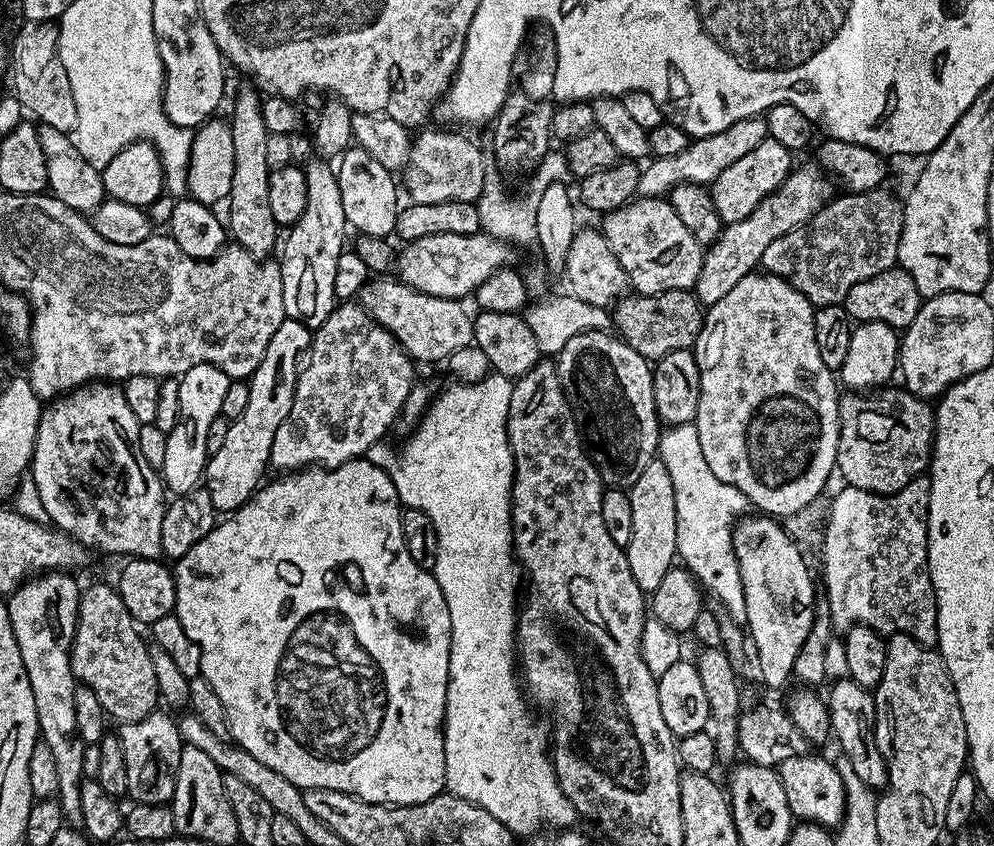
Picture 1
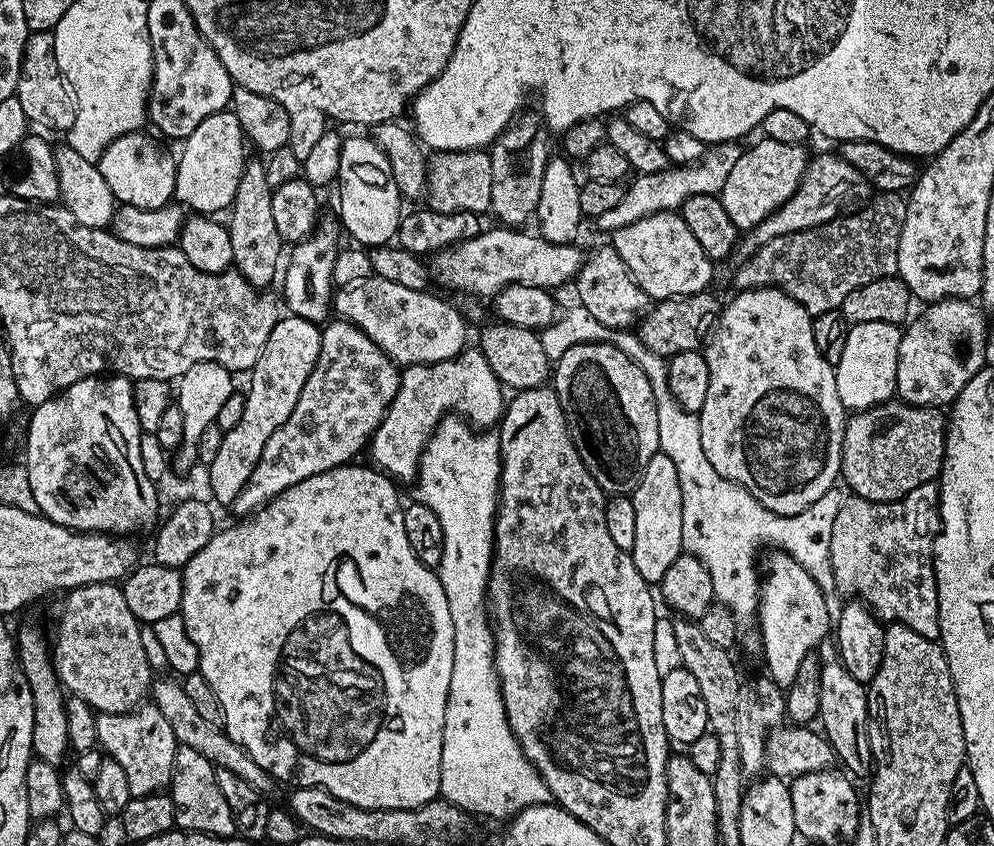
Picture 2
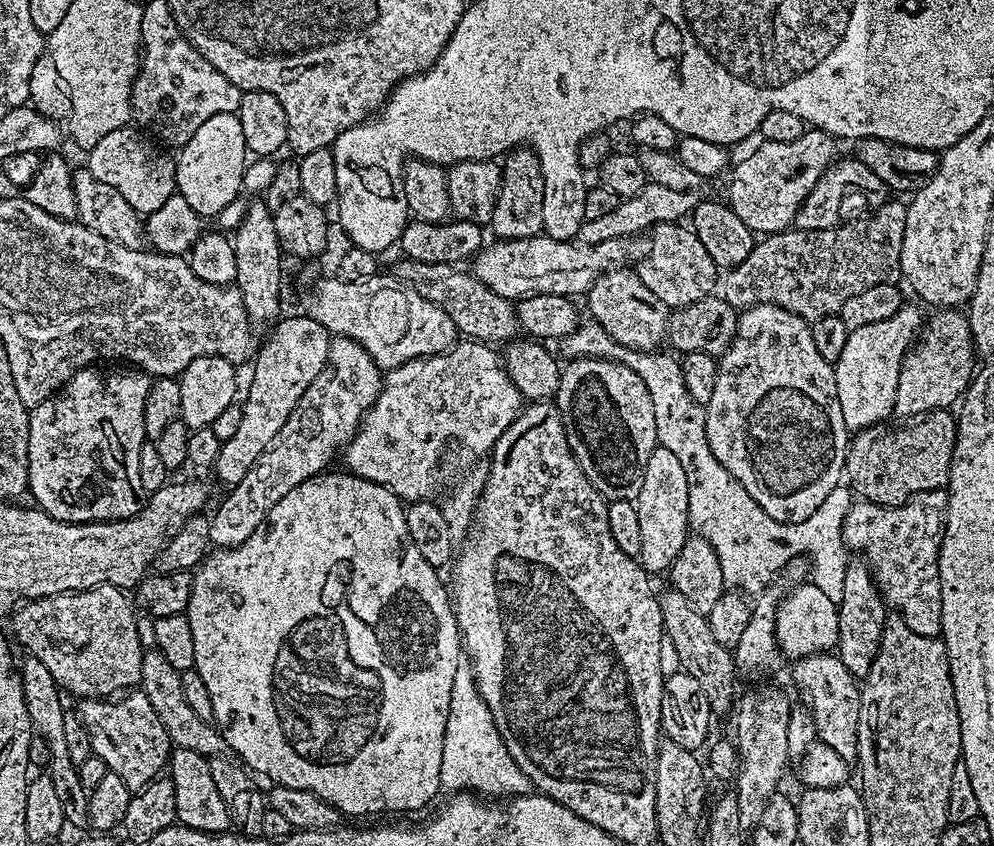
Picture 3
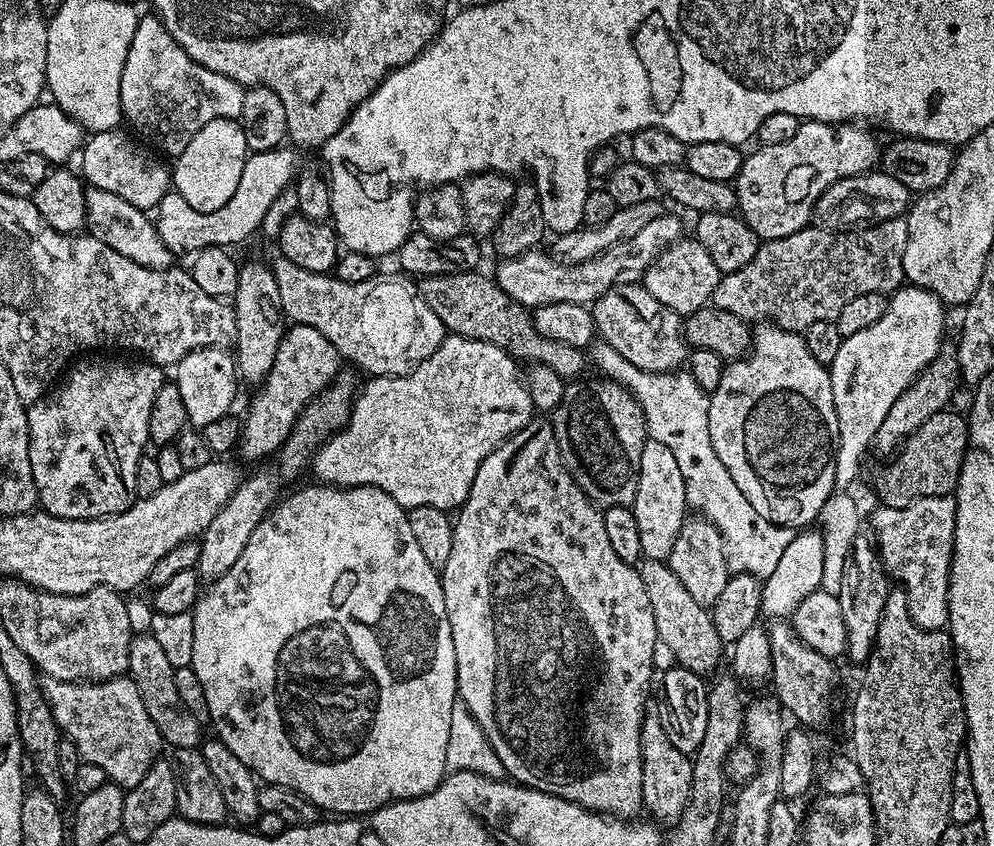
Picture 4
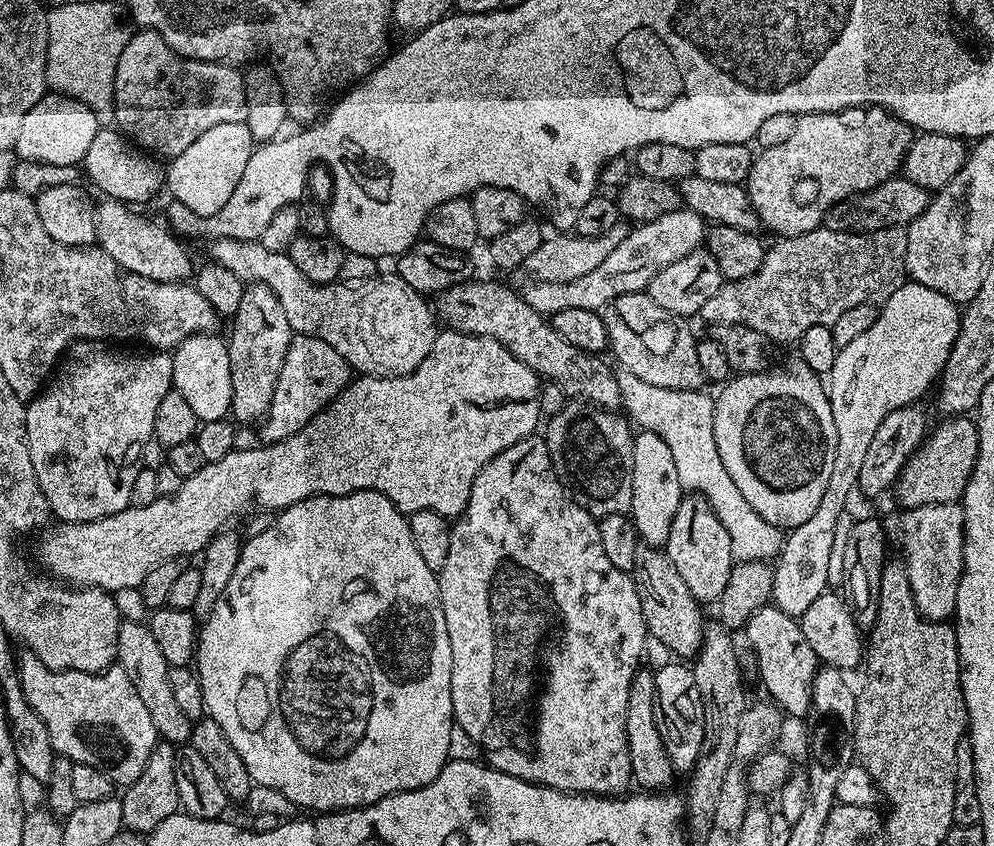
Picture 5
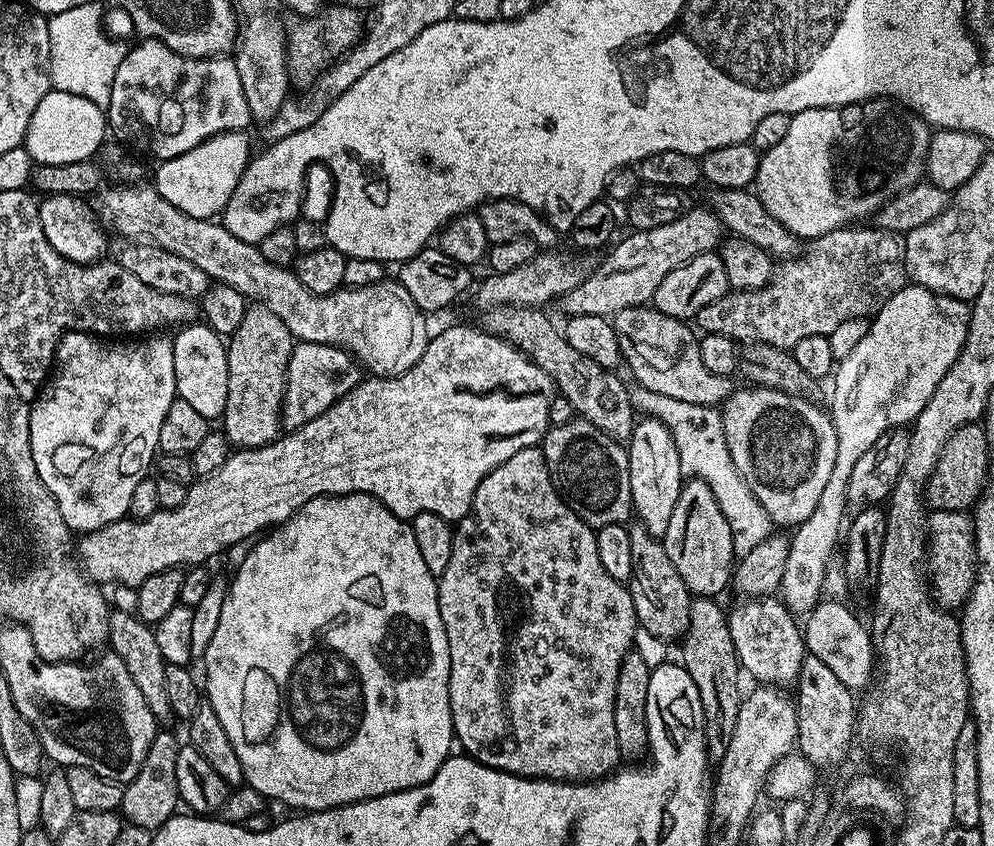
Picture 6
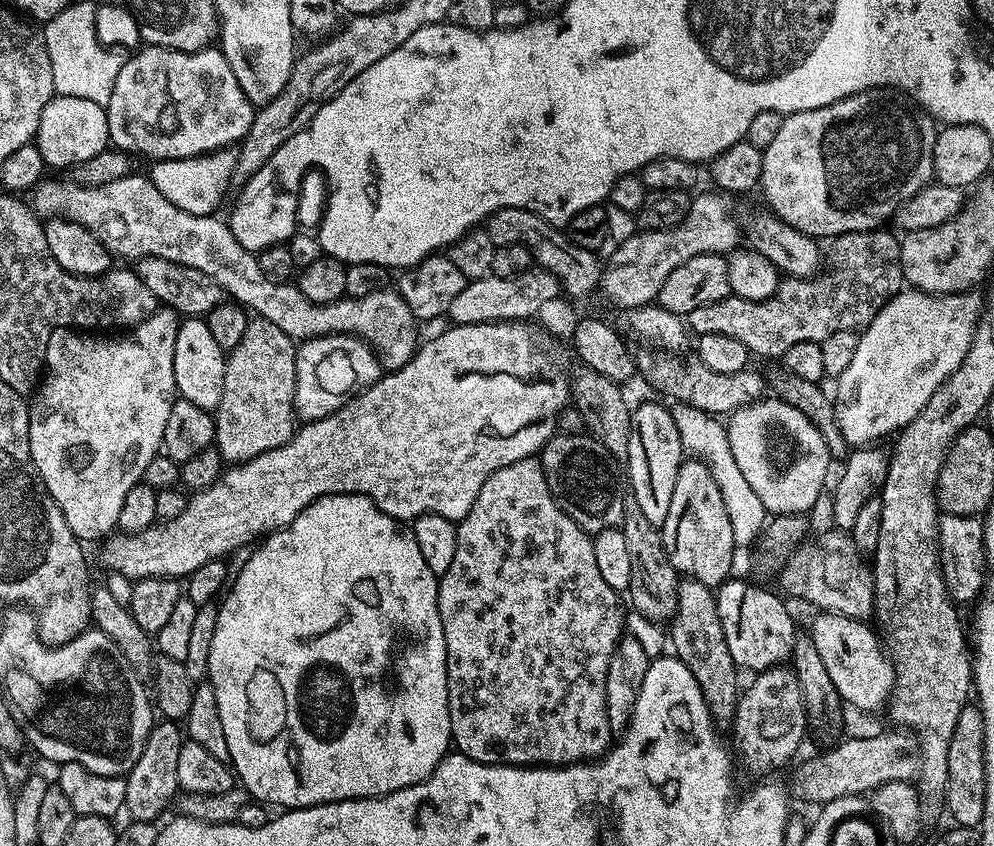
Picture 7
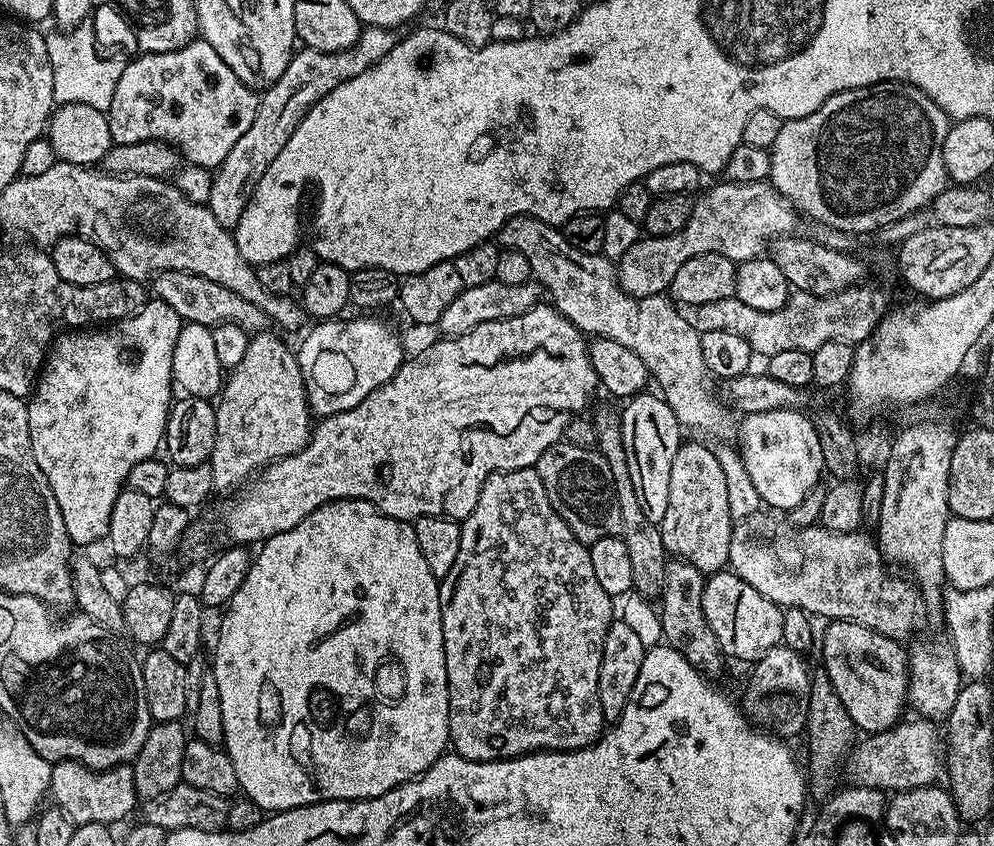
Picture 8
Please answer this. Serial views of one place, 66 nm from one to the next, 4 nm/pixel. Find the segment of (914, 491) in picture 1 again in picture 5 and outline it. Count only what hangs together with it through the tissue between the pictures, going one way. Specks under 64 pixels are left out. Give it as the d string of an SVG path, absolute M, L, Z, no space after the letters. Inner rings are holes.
M959 503L931 504L906 508L892 520L890 532L896 535L900 548L904 551L902 563L910 578L910 590L914 594L916 608L926 620L948 622L955 617L956 599L958 598L958 582L964 569L964 509Z

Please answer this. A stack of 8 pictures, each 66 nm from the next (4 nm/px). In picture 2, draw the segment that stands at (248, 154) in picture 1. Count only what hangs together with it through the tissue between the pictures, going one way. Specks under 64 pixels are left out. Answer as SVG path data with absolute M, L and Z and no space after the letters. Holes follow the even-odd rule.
M249 159L244 166L241 180L238 182L237 193L234 194L230 211L227 213L226 227L230 234L232 262L235 271L244 275L257 290L269 287L272 279L277 279L278 269L282 264L280 251L286 248L278 234L278 226L274 222L274 214L270 211L272 187L266 182L265 165L259 160Z

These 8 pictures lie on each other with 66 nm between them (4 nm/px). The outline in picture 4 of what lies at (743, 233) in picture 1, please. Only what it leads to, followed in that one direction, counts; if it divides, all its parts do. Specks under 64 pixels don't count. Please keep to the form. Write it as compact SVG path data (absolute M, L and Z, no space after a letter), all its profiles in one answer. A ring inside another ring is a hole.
M882 170L865 172L862 176L851 176L834 182L818 198L816 208L812 211L812 224L824 228L827 232L843 232L867 225L869 222L879 222L898 218L907 213L913 203L914 194L898 178L886 174Z

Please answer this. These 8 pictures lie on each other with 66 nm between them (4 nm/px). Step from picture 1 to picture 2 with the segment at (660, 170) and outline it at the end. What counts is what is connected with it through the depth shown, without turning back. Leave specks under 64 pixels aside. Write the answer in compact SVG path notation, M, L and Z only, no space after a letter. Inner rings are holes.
M736 142L714 144L696 164L669 166L654 174L639 174L635 177L636 181L633 179L624 188L622 199L611 210L606 210L606 214L595 217L594 224L605 234L611 234L622 226L630 226L630 222L638 222L638 218L659 212L676 212L686 202L686 198L694 198L698 194L715 196L720 193L722 186L726 186L726 178L730 170L734 170L741 151L741 145Z

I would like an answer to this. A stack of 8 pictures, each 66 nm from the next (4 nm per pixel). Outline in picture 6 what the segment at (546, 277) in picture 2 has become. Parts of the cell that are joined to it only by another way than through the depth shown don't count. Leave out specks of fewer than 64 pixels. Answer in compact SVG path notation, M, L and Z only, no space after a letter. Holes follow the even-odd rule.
M689 207L681 216L674 218L674 222L670 222L666 226L654 226L654 230L642 230L641 232L633 231L632 236L626 237L621 244L613 243L611 245L611 248L613 247L612 253L601 264L599 261L588 273L588 277L578 286L574 286L574 290L561 296L558 300L558 306L564 311L565 317L590 314L591 316L612 318L617 312L627 308L639 308L647 305L652 299L654 290L658 290L658 286L662 286L662 278L666 278L666 274L670 274L670 270L682 266L698 253L713 251L721 243L720 232L722 233L720 221L707 207Z

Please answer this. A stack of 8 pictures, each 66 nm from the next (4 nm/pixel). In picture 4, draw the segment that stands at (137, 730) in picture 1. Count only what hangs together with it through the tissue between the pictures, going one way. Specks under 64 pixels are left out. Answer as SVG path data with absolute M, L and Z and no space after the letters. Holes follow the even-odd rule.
M123 675L95 682L45 679L42 687L57 728L77 747L83 763L102 766L105 777L125 790L146 778L146 770L161 755L162 741L131 678Z

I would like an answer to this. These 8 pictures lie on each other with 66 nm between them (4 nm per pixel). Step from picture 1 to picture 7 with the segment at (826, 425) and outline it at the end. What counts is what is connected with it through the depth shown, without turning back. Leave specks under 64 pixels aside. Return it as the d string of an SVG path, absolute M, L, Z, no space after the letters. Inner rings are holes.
M761 398L731 413L727 421L730 451L738 461L746 482L762 498L765 513L811 513L814 502L825 495L830 457L822 434L794 406L779 398Z

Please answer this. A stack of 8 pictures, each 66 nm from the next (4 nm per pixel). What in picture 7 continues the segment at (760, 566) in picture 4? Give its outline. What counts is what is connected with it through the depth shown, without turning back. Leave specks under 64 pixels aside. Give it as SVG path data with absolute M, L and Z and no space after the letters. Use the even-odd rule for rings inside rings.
M676 406L671 409L674 422L678 426L678 438L682 442L685 453L689 457L702 461L708 467L714 482L718 482L718 490L722 490L722 502L726 502L726 514L730 514L730 530L734 530L734 542L737 549L755 545L760 539L760 532L766 523L766 513L762 506L762 498L754 494L750 482L742 475L742 470L730 451L728 429L719 424L717 417L710 412L697 408Z

